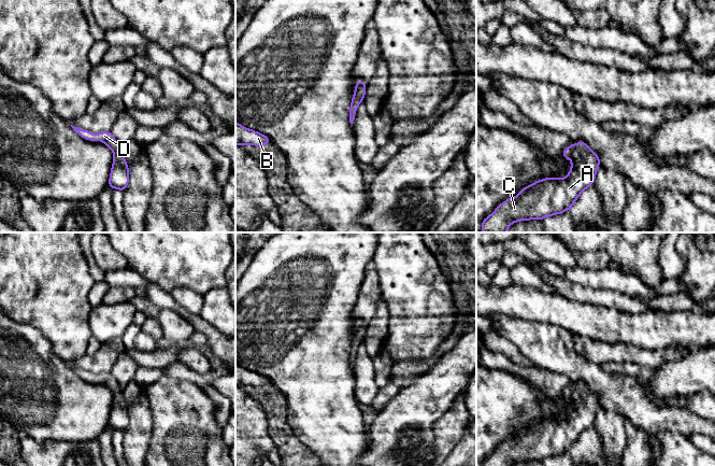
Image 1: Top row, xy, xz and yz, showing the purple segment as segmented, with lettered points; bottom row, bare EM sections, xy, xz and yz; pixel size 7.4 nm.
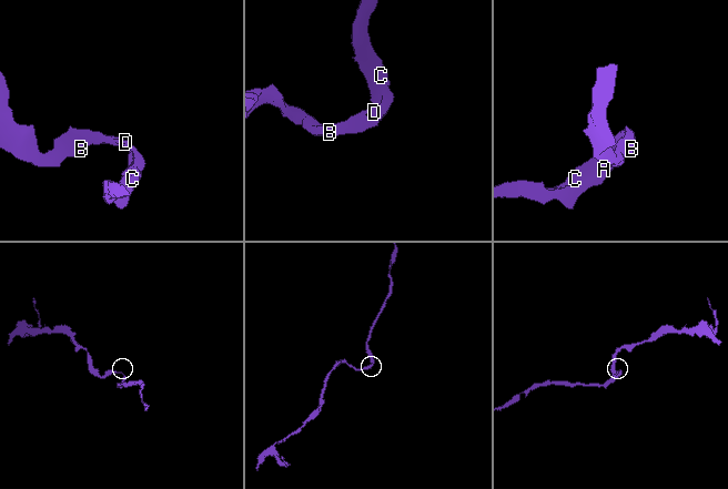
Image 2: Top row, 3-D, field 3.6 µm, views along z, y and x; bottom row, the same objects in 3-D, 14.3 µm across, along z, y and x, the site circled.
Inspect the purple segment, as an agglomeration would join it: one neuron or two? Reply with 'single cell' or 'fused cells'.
single cell

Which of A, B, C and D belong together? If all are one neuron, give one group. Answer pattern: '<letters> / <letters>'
A B C D

